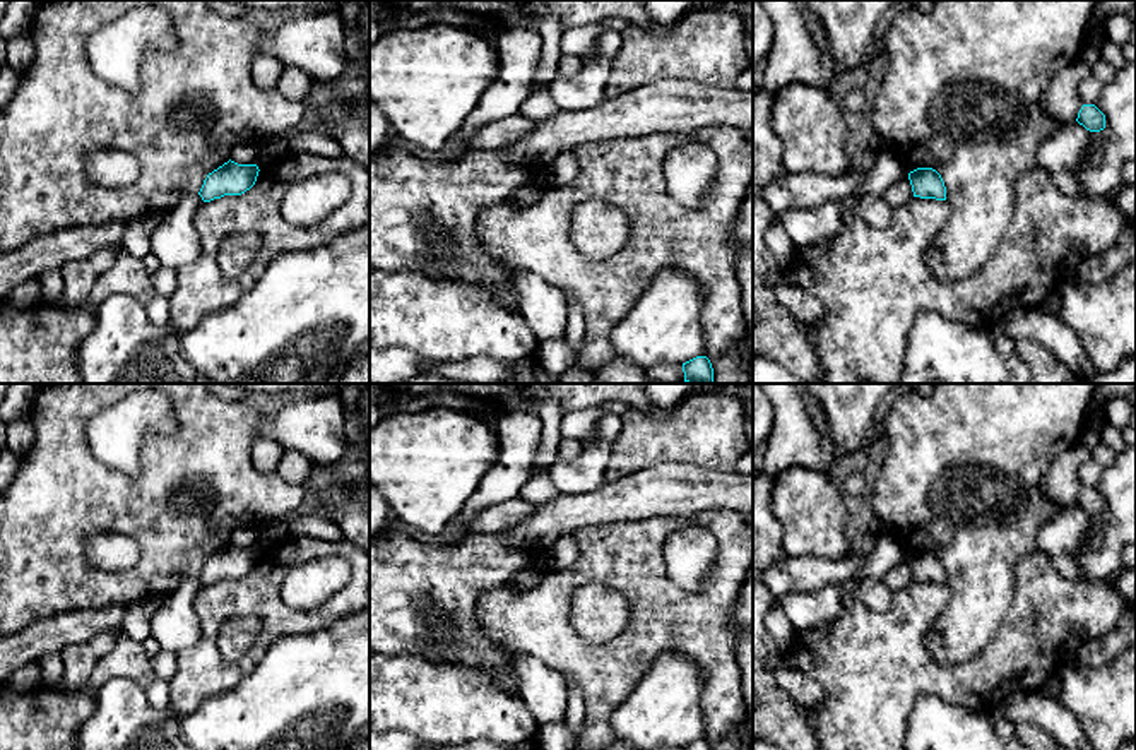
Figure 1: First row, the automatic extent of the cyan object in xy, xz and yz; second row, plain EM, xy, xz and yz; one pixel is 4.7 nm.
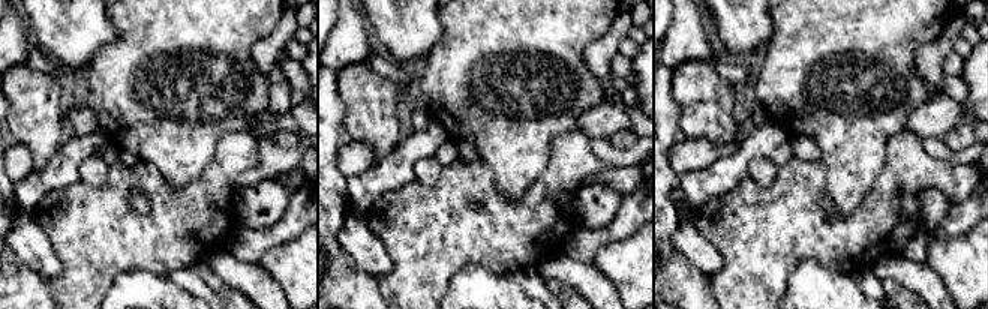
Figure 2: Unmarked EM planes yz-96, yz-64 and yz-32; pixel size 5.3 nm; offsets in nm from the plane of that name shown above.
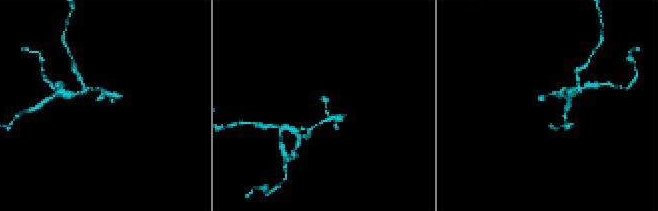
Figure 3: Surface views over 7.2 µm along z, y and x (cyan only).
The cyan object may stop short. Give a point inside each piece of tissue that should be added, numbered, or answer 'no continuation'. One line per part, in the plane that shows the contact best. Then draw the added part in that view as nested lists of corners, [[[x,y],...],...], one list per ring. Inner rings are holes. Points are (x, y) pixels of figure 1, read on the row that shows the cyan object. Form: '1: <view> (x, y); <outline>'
no continuation

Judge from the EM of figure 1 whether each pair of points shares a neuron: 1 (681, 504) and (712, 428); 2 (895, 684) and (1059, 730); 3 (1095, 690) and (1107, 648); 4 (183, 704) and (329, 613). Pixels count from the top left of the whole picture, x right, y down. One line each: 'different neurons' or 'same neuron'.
1: different neurons
2: different neurons
3: different neurons
4: same neuron

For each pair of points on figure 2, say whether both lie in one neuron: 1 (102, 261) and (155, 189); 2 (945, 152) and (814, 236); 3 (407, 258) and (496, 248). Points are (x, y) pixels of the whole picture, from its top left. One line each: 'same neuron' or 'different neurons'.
1: same neuron
2: different neurons
3: same neuron

